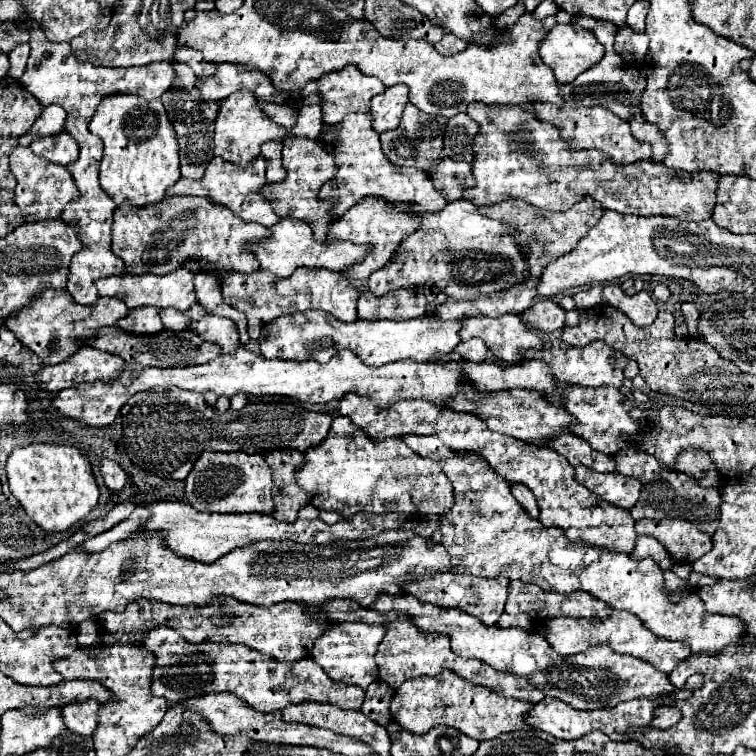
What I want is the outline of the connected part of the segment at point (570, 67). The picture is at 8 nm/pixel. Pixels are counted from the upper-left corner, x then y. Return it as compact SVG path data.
M575 23L555 25L539 45L543 63L553 69L559 83L571 83L577 75L599 63L603 51L593 31Z

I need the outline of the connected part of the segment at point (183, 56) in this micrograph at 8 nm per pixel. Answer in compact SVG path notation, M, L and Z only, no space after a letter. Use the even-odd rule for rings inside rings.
M177 47L177 51L175 51L175 61L187 63L191 69L195 69L195 73L201 73L201 75L211 75L211 71L213 71L211 63L203 61L203 55L201 55L197 49Z

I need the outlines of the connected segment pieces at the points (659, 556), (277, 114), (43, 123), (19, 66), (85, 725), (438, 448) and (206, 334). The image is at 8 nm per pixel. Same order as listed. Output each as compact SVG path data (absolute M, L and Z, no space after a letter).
M639 535L637 537L637 543L635 543L635 549L629 553L631 559L635 561L641 561L645 557L653 557L661 569L669 569L673 565L673 559L671 555L667 555L665 547L651 535Z
M259 103L263 107L263 111L267 111L267 115L271 115L275 119L275 123L281 123L289 129L291 133L291 127L295 125L295 109L287 107L287 105L279 105L279 103Z
M45 107L43 113L35 119L31 131L19 139L19 145L29 147L39 137L59 135L65 129L65 123L63 123L65 119L67 119L67 115L65 115L63 107Z
M19 43L13 51L9 51L9 77L13 79L19 79L19 75L23 75L23 67L27 65L27 59L29 59L29 45L27 43Z
M87 699L83 703L73 703L63 707L63 721L67 723L67 729L79 735L93 735L99 721L97 721L97 711L99 711L99 703L93 699Z
M403 435L403 441L419 455L429 457L429 459L447 459L451 455L459 455L455 451L451 451L449 447L445 447L439 439L435 437L425 437L425 435Z
M205 315L201 321L193 321L191 329L201 335L201 339L215 341L223 347L223 353L235 351L239 345L239 335L235 323L221 315Z

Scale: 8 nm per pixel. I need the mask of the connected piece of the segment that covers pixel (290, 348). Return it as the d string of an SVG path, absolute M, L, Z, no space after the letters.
M297 311L291 315L283 315L271 323L267 323L261 331L259 345L261 355L267 359L315 359L319 363L327 363L341 349L351 349L363 363L371 367L379 367L391 361L415 359L415 361L435 361L439 355L451 353L461 337L459 337L459 321L443 321L437 313L427 311L417 319L407 321L339 321L323 311Z

